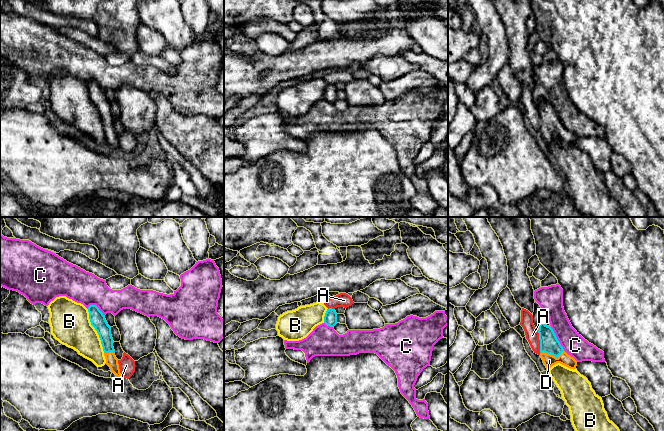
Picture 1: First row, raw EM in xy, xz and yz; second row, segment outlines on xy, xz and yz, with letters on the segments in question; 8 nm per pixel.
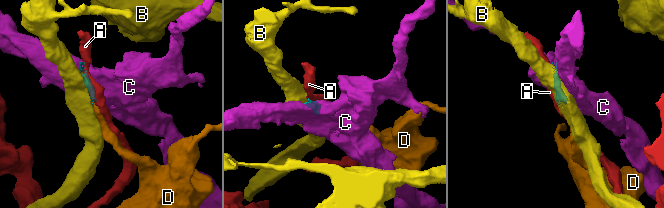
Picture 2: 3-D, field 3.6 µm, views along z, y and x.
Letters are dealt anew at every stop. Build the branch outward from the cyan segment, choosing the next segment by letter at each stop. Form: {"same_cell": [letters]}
{"same_cell": ["D"]}

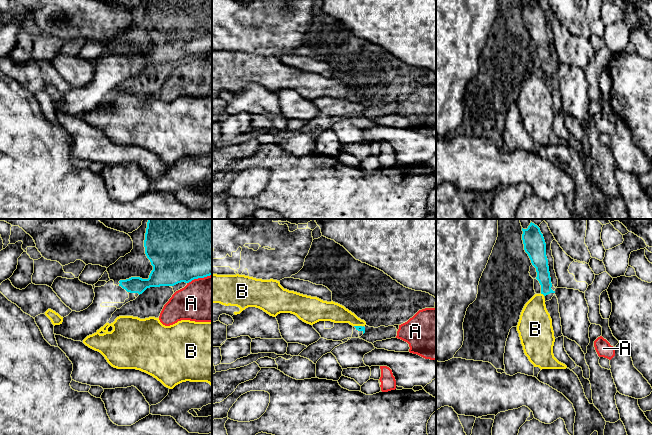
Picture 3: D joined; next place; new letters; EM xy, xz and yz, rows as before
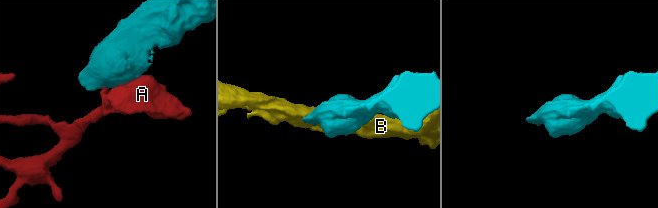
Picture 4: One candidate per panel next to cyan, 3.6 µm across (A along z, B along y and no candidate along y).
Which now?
{"same_cell": []}

